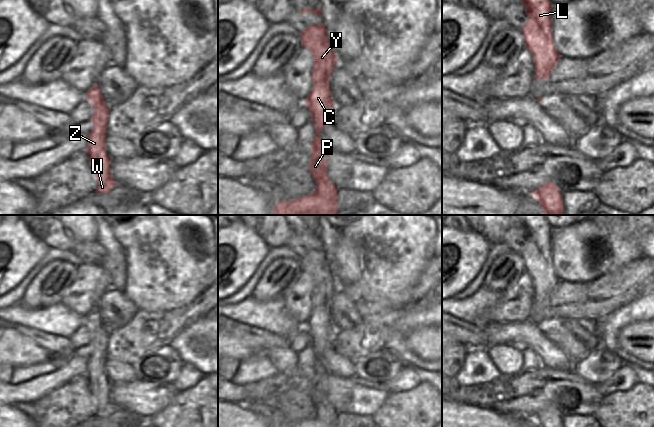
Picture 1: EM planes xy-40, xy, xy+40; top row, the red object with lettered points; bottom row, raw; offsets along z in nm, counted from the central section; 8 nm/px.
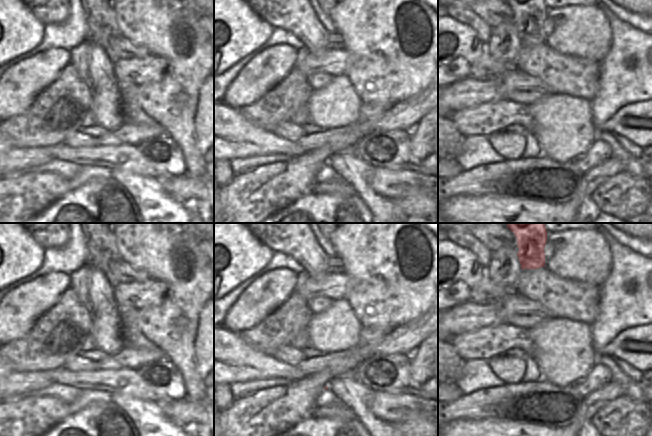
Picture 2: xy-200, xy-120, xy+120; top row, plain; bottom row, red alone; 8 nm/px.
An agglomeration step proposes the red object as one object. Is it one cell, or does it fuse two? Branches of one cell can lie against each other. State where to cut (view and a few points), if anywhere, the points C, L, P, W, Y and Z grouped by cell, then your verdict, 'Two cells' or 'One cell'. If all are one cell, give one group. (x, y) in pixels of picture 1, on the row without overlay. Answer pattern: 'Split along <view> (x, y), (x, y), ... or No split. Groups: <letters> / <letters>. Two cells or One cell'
No split. Groups: C L P W Y Z. One cell

